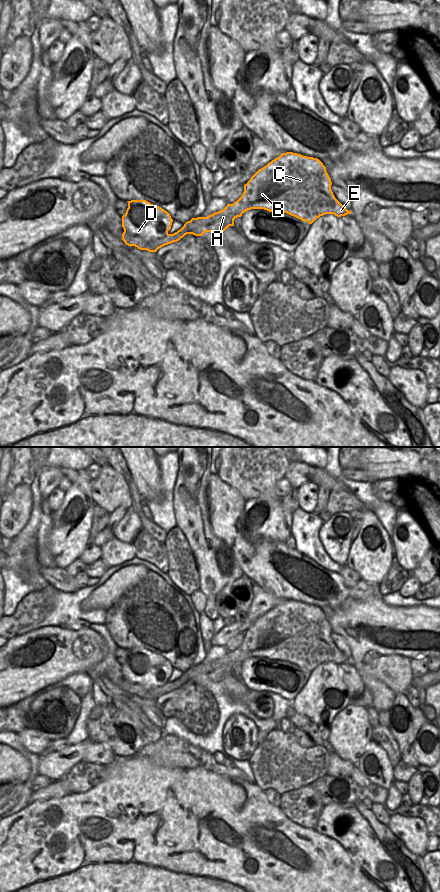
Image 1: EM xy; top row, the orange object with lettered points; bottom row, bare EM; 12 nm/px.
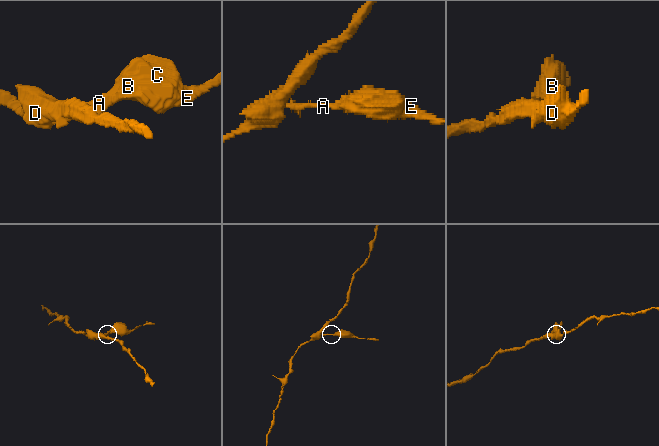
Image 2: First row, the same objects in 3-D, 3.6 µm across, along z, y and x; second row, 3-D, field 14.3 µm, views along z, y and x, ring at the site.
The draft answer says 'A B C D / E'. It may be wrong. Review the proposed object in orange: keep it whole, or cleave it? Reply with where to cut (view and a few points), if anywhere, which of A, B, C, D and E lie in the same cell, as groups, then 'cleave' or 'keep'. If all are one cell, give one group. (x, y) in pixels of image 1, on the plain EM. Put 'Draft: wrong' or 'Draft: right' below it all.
cut xy (168, 682), (160, 687), (153, 688), (149, 693); groups A B C E / D; cleave
Draft: wrong

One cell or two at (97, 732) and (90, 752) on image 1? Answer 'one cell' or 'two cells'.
two cells

